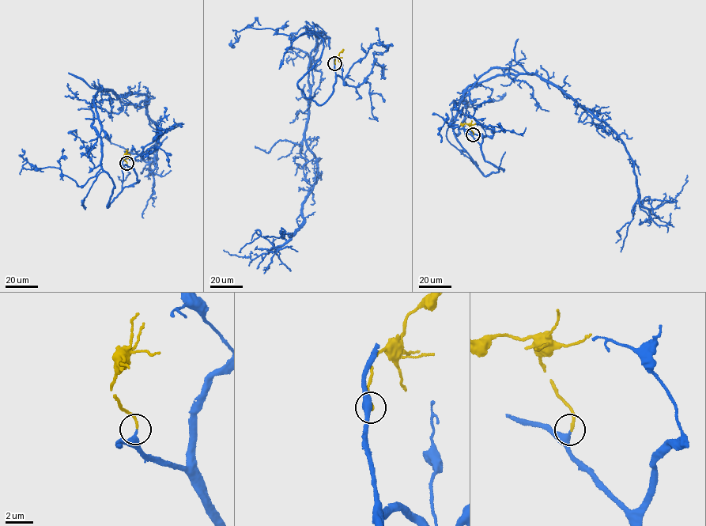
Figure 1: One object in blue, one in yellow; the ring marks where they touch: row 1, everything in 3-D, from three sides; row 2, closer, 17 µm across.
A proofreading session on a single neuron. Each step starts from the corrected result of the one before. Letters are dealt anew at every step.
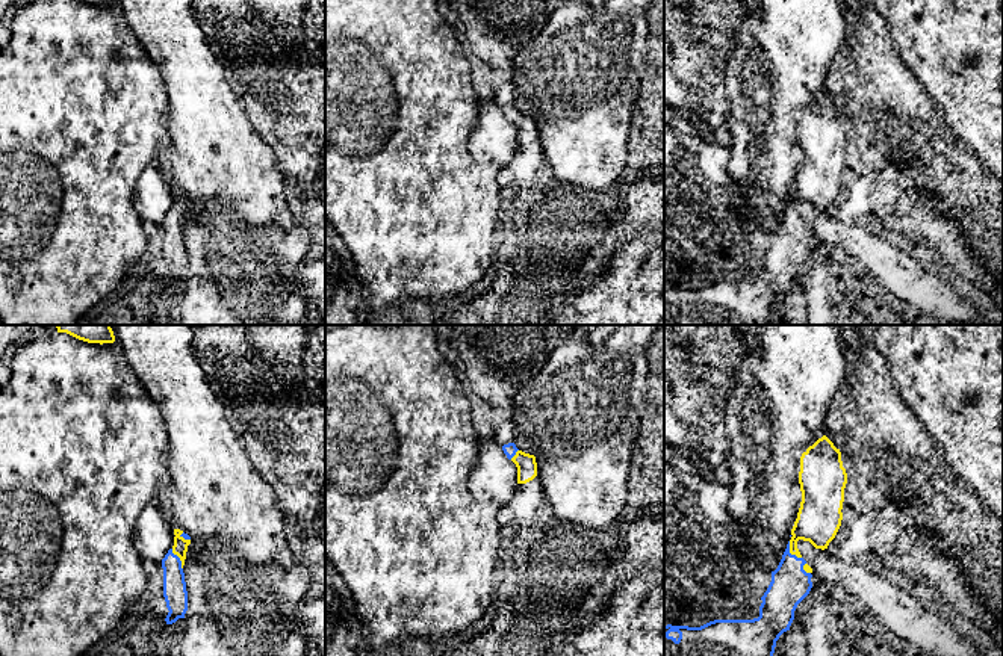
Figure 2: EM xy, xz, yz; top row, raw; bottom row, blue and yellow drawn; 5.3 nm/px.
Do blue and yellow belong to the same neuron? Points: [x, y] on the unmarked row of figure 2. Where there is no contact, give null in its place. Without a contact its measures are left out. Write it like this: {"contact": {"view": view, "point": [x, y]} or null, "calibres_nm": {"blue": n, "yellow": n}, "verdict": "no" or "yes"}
{"contact": {"view": "yz", "point": [788, 213]}, "calibres_nm": {"blue": 220, "yellow": 240}, "verdict": "yes"}

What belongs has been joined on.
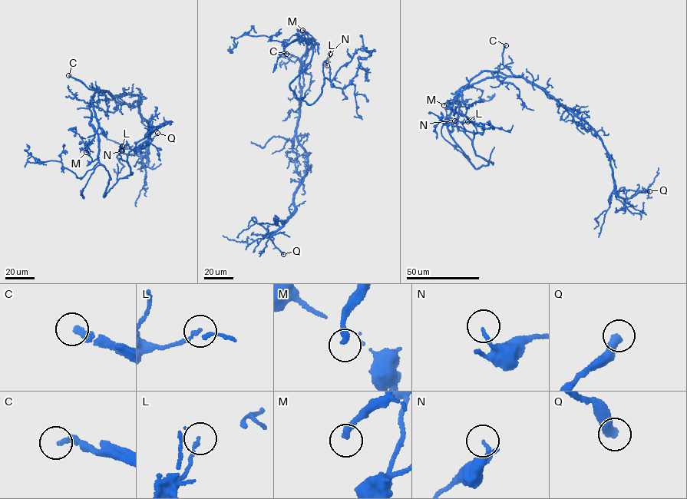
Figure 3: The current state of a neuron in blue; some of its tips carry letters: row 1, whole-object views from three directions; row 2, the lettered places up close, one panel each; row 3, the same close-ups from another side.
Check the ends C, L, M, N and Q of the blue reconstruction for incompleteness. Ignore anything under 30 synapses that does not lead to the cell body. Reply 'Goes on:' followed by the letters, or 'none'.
Goes on: C, M, Q

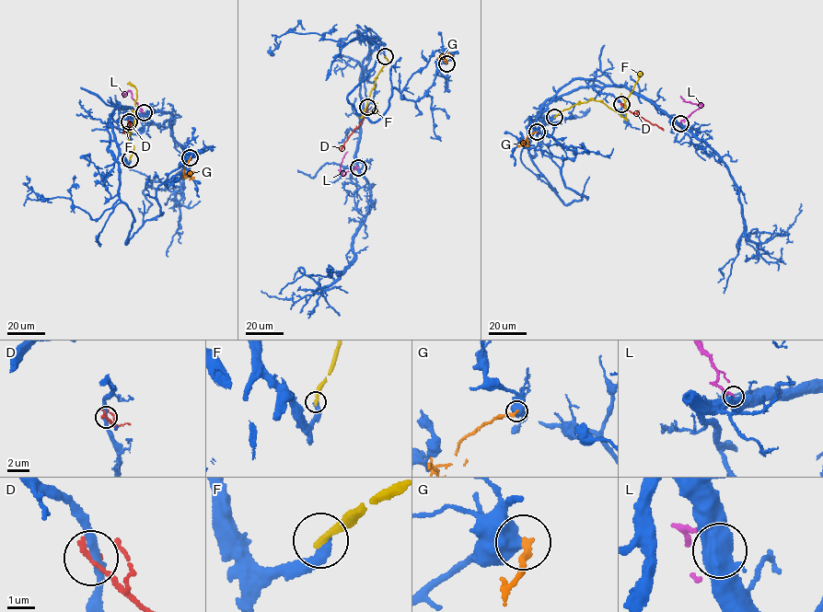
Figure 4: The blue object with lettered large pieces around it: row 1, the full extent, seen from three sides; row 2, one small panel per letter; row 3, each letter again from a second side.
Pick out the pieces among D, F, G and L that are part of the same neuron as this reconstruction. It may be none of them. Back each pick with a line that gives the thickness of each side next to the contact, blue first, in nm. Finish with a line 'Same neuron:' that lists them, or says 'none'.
Same neuron: none

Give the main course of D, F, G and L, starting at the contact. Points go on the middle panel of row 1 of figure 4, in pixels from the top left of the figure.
D: (367, 107), (365, 118), (341, 150)
F: (385, 56), (388, 62), (376, 76), (362, 116), (375, 110), (379, 112), (371, 111)
G: (446, 63), (440, 56), (451, 55), (446, 51)
L: (358, 167), (343, 175), (341, 171), (340, 165), (347, 151)

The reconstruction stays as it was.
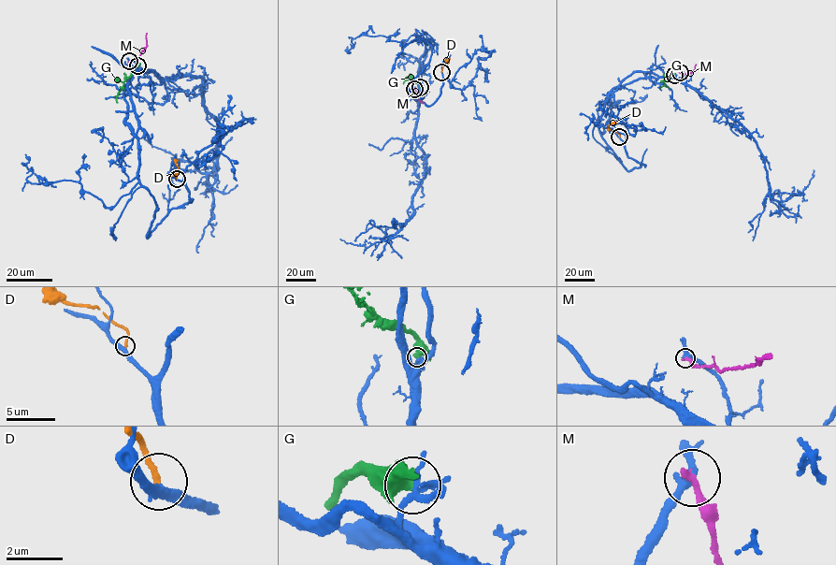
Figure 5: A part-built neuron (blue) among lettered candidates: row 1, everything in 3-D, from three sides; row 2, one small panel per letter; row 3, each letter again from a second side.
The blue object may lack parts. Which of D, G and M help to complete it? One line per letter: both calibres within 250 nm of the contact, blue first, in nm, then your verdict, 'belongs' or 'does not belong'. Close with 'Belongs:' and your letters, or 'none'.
D: 360 nm thick on the blue side, 200 nm on the other; does not belong
G: 190 nm thick on the blue side, 650 nm on the other; does not belong
M: 280 nm thick on the blue side, 280 nm on the other; does not belong
Belongs: none

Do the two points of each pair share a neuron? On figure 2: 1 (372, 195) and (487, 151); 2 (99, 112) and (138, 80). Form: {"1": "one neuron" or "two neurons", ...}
{"1": "two neurons", "2": "one neuron"}

